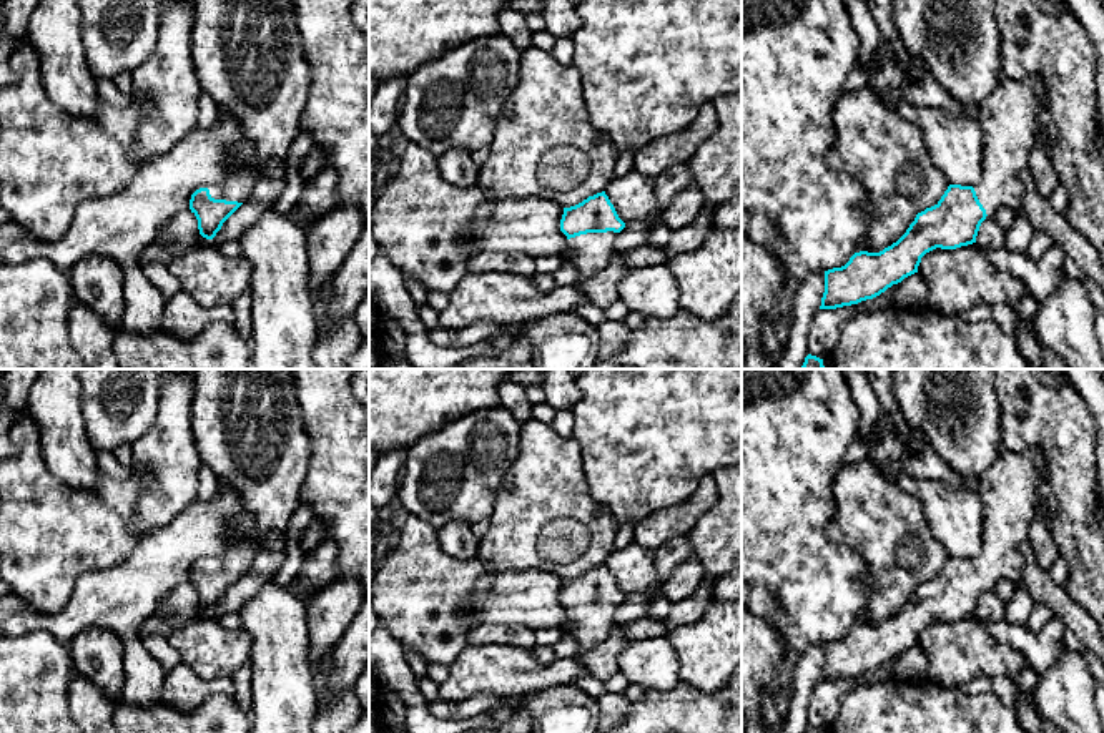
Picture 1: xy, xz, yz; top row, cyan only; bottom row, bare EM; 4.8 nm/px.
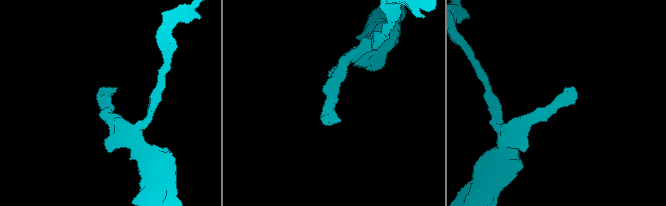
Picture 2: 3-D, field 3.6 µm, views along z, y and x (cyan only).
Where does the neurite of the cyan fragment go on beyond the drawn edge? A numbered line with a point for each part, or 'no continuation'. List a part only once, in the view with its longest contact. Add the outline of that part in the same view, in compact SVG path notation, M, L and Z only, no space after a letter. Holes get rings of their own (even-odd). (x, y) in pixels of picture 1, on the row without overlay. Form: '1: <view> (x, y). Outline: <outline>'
1: xz (591, 625). Outline: M587 605L569 612L569 622L564 623L564 637L574 638L579 643L580 655L590 652L617 627L615 612L619 605Z

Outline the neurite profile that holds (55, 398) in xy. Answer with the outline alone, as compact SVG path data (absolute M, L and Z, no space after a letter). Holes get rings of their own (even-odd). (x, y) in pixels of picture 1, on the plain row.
M40 369L27 412L40 432L47 469L70 489L95 490L100 469L85 430L78 371Z

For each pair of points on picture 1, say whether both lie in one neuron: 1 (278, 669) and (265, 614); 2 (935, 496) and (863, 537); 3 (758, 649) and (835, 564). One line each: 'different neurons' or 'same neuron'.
1: same neuron
2: different neurons
3: different neurons

